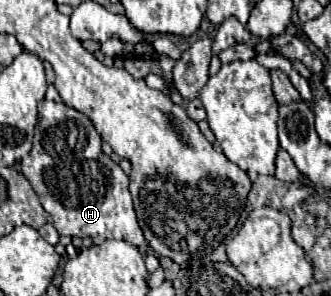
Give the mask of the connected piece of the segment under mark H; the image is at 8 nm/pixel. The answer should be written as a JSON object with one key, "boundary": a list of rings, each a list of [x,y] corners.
{"boundary":[[[53,100],[39,102],[33,148],[21,160],[21,172],[31,182],[61,236],[91,236],[93,244],[101,244],[107,238],[125,240],[133,246],[145,244],[135,218],[127,174],[103,154],[101,136],[93,122],[75,108]]]}

